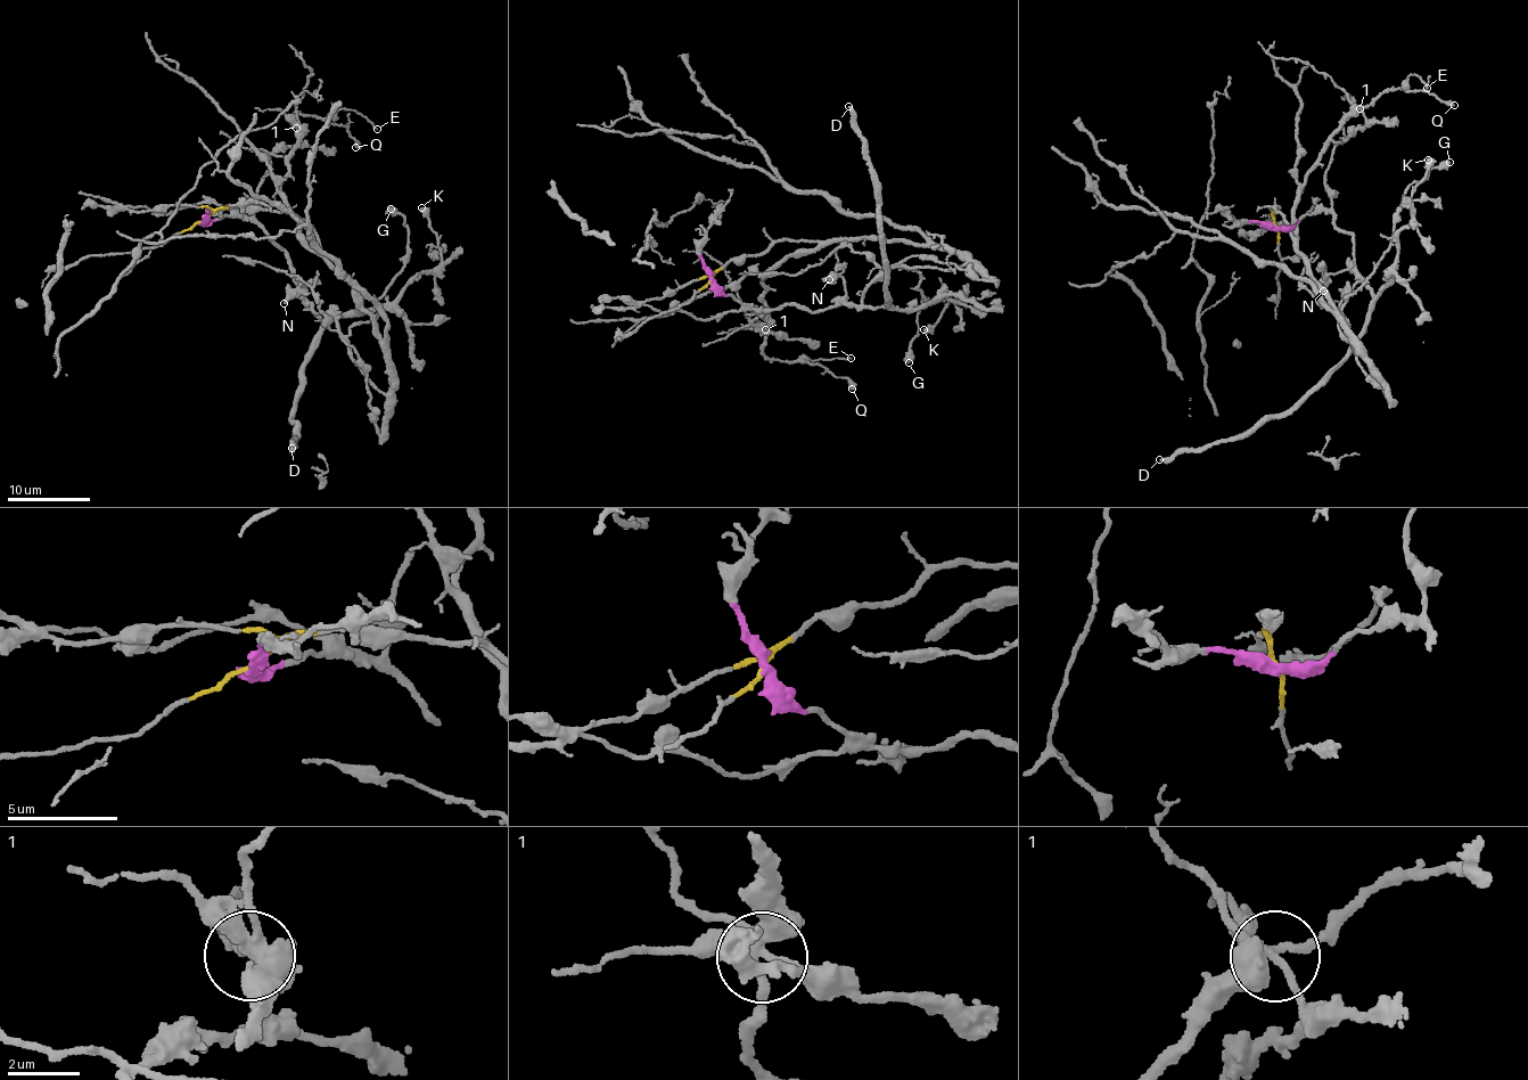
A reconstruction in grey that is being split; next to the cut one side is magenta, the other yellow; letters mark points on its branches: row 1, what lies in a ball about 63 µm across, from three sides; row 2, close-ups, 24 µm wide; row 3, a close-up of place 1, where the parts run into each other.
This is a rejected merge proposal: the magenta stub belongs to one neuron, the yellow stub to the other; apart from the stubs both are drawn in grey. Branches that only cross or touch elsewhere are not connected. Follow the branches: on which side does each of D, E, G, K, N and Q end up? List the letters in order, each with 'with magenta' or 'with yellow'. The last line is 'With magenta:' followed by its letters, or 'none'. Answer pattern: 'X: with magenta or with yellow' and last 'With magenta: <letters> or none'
D: with magenta
E: with yellow
G: with yellow
K: with magenta
N: with magenta
Q: with yellow
With magenta: D, K, N

